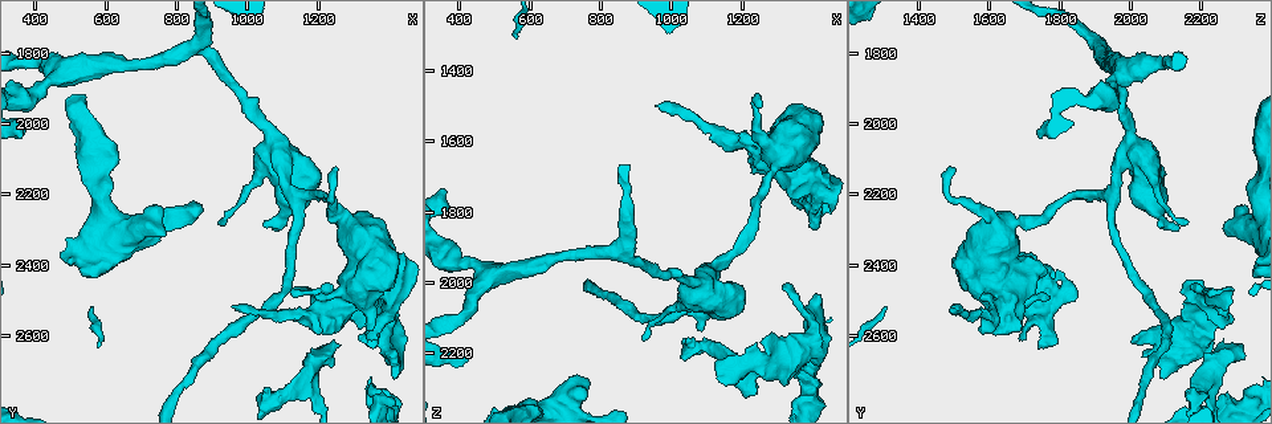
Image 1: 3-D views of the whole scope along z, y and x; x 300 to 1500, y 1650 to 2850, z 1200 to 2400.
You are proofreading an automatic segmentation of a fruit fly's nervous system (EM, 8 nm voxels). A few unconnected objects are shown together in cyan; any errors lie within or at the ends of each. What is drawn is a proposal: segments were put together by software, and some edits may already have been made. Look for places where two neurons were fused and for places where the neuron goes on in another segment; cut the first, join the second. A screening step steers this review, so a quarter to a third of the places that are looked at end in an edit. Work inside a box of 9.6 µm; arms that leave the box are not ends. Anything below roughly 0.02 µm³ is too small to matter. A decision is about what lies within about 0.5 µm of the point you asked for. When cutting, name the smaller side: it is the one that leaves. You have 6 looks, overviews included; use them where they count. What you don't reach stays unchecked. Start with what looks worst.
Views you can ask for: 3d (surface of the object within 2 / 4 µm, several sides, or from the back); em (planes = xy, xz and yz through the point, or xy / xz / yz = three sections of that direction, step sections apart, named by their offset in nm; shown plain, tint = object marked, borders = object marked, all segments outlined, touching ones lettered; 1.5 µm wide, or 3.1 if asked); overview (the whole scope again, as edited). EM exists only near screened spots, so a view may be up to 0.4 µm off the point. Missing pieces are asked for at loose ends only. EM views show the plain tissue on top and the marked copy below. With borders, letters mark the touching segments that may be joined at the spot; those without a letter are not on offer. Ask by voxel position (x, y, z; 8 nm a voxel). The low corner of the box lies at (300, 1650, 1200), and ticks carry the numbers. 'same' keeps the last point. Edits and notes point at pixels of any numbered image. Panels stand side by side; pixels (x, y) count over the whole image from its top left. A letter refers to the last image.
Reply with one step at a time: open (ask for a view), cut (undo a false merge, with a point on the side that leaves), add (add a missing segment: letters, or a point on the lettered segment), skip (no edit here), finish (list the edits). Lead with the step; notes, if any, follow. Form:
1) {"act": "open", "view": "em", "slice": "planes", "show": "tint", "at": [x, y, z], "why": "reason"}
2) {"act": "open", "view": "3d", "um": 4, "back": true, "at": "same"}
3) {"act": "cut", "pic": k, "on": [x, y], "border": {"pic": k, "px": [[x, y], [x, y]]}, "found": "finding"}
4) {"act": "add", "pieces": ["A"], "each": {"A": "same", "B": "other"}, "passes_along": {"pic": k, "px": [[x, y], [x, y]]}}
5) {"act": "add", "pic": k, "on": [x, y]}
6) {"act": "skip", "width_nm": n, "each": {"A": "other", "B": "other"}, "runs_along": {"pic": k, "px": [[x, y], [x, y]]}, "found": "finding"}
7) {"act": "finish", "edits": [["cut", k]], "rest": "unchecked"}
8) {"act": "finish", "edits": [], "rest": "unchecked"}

{"act": "open", "view": "3d", "um": 4, "at": [1210, 2480, 1600], "why": "an open end"}

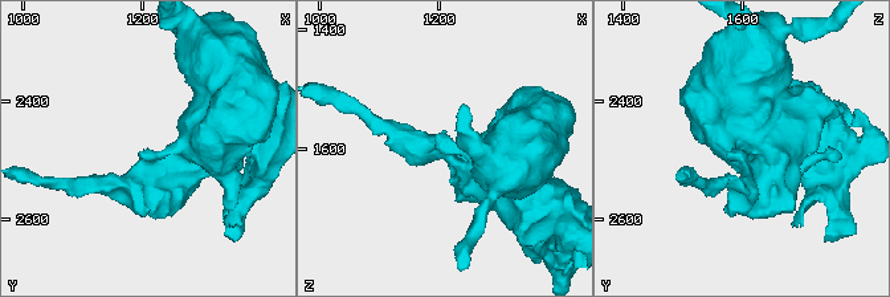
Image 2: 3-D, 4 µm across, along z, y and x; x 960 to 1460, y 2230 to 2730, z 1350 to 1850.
{"act": "open", "view": "em", "slice": "planes", "show": "borders", "at": [1210, 2490, 1600]}

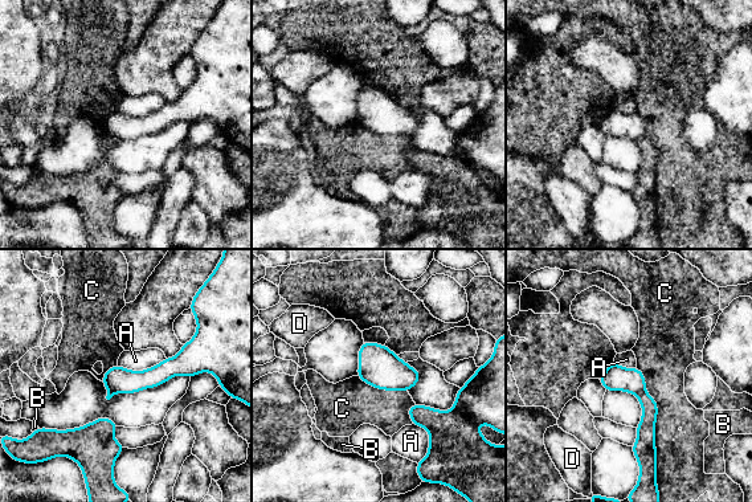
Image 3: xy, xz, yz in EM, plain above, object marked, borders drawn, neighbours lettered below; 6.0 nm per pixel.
{"act": "cut", "pic": 3, "on": [458, 454], "each": {"A": "other", "B": "other", "C": "other", "D": "other"}, "found": "a second neuron is stuck on"}

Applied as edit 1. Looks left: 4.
{"act": "open", "view": "overview", "why": "redraw"}

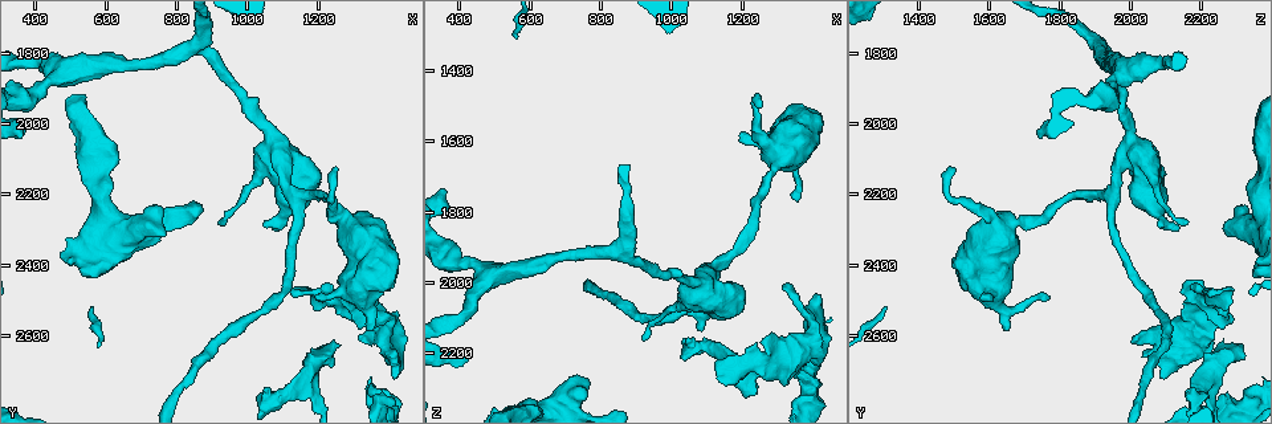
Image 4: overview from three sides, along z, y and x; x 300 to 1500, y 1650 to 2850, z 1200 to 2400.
{"act": "open", "view": "3d", "um": 2, "at": [770, 2320, 2270], "why": "stops while still wide"}

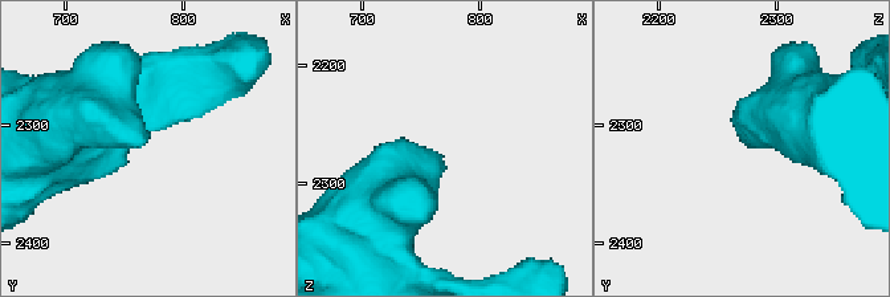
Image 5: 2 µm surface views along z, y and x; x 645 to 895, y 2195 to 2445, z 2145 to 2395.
{"act": "open", "view": "em", "slice": "xz", "step": 4, "show": "tint", "at": [764, 2318, 2278]}

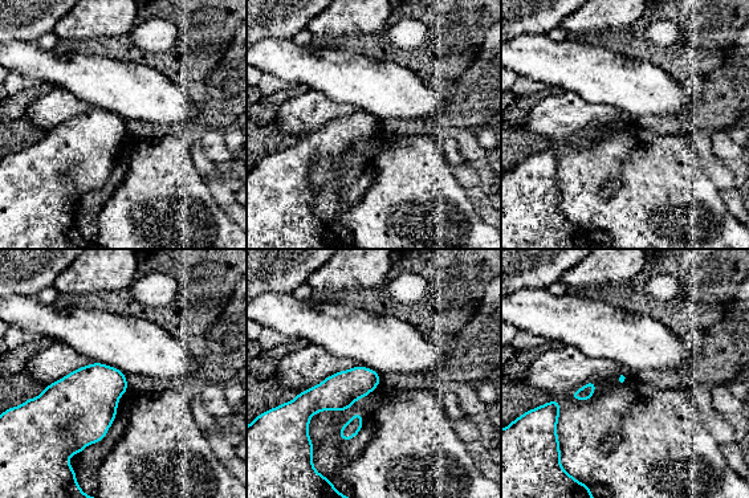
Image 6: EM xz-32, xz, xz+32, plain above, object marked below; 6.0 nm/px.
{"act": "open", "view": "em", "slice": "planes", "show": "borders", "at": "same"}

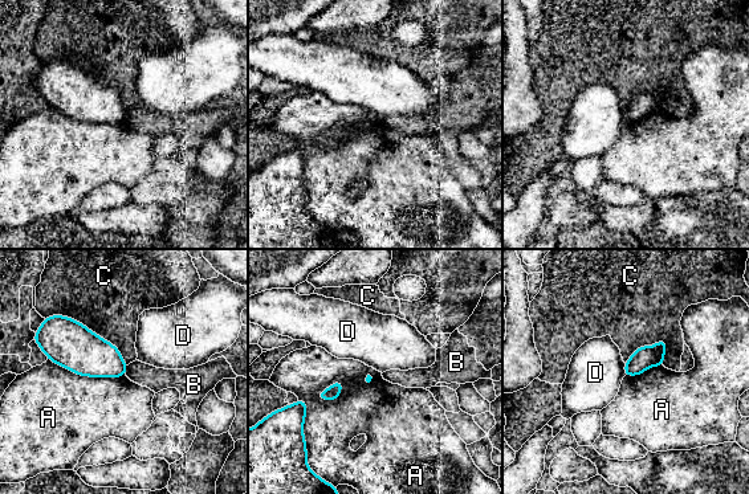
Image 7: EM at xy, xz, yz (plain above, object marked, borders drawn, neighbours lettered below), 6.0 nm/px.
{"act": "skip", "each": {"A": "other", "B": "other", "C": "other", "D": "other"}, "found": "no lettered segment goes on from it"}

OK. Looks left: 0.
{"act": "finish", "edits": [["cut", 3]], "rest": "unchecked"}

